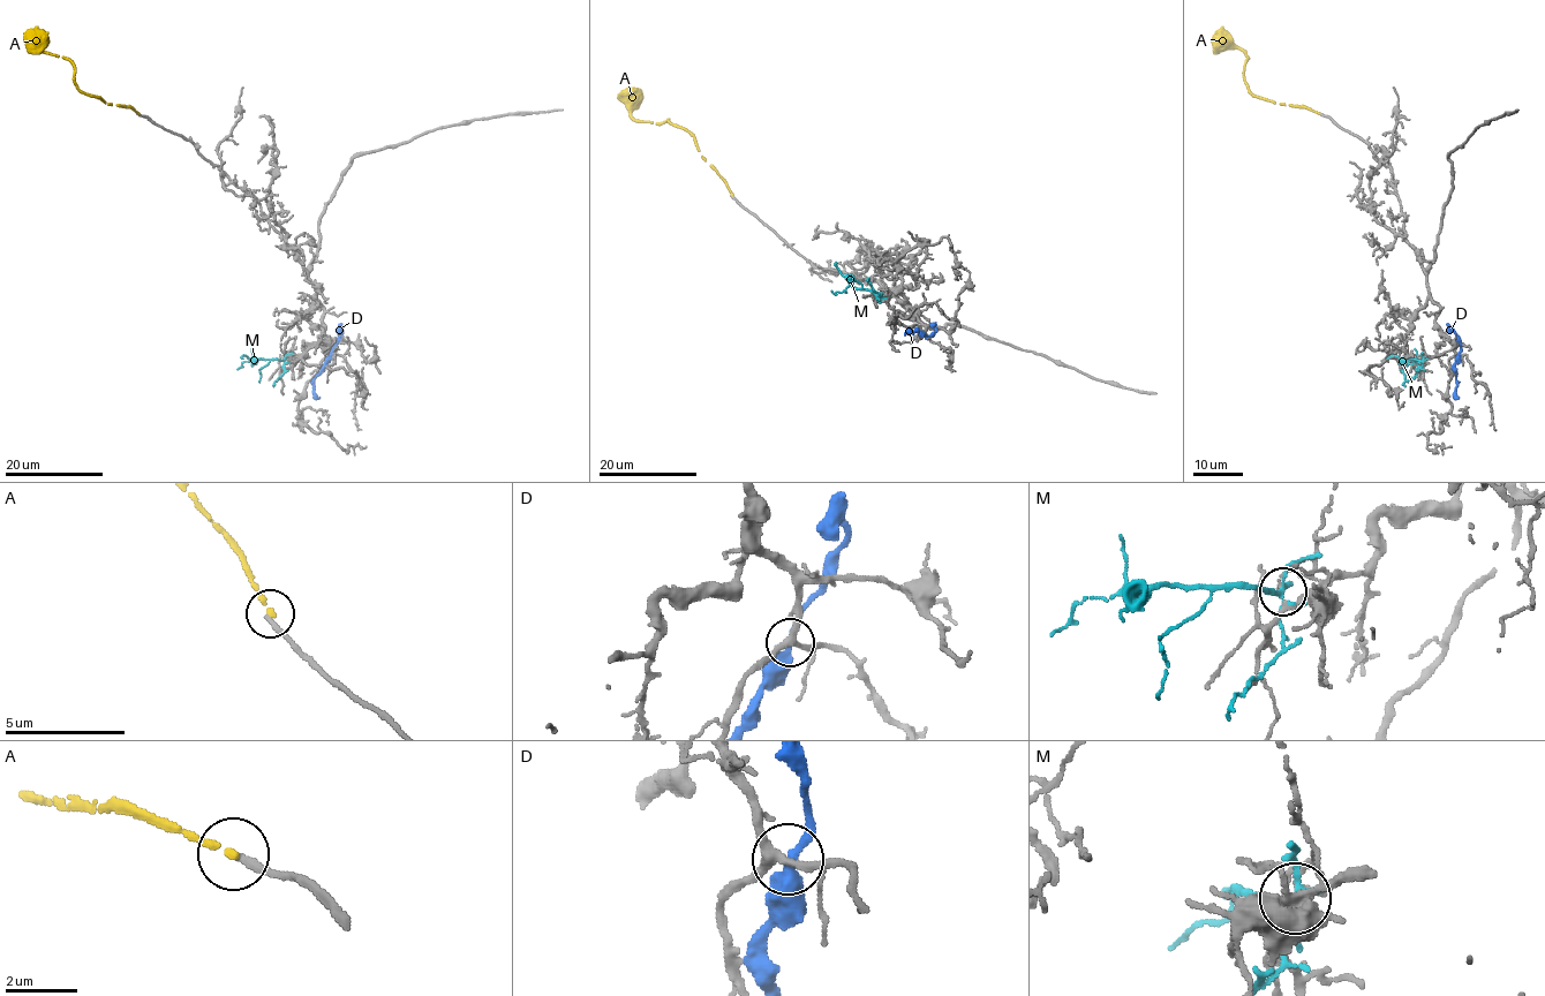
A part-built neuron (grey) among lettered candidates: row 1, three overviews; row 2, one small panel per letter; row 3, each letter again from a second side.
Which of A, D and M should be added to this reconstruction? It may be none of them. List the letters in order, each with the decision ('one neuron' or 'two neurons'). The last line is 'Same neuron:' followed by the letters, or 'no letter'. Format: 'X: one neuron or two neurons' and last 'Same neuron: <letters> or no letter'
A: two neurons
D: two neurons
M: two neurons
Same neuron: no letter

